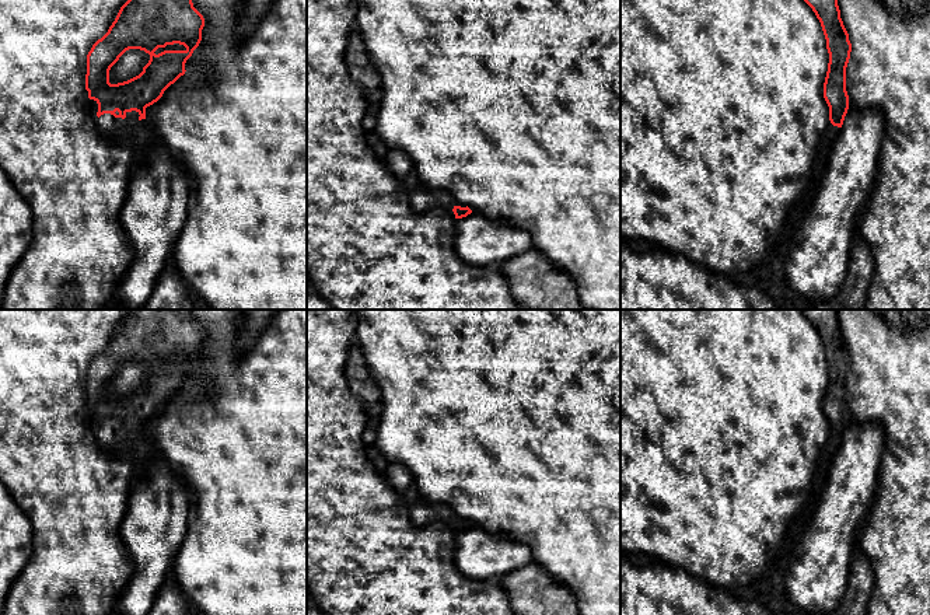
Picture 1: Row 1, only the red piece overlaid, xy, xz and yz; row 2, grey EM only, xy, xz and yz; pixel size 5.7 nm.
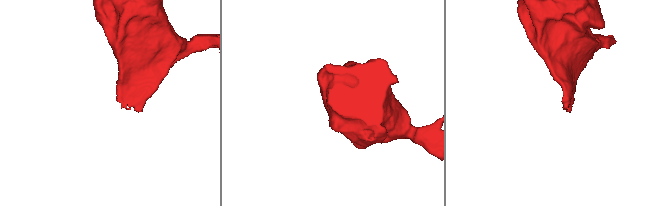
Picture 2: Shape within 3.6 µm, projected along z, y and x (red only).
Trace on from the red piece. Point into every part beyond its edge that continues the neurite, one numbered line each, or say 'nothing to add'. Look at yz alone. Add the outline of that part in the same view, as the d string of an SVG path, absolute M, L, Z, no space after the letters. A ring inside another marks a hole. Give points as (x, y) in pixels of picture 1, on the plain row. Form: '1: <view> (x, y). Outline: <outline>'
1: yz (831, 447). Outline: M829 434L818 457L818 462L812 476L811 495L815 495L818 497L822 493L828 478L829 464L832 462L833 457L838 454L840 445L842 445L842 441L833 440Z

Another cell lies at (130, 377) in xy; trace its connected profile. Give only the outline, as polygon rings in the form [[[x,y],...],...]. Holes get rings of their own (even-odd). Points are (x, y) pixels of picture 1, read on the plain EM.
[[[140,363],[126,364],[109,384],[109,396],[118,398],[127,395],[143,385],[150,368]]]

